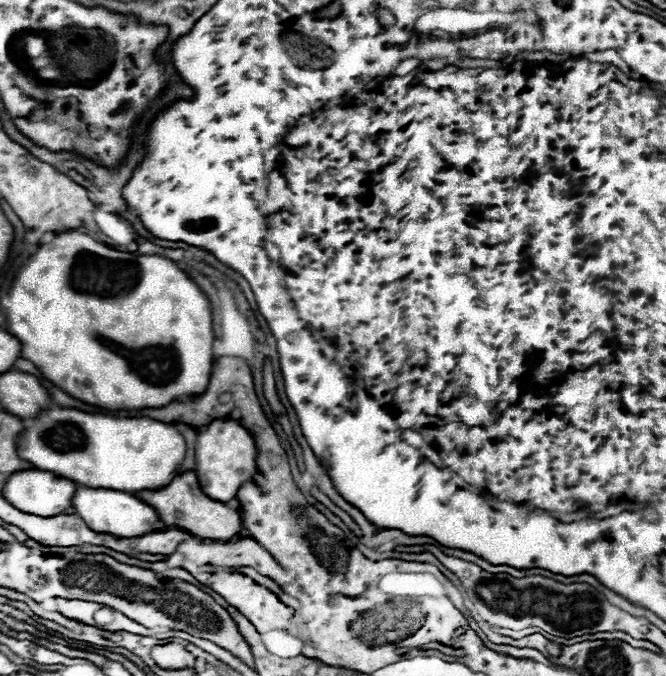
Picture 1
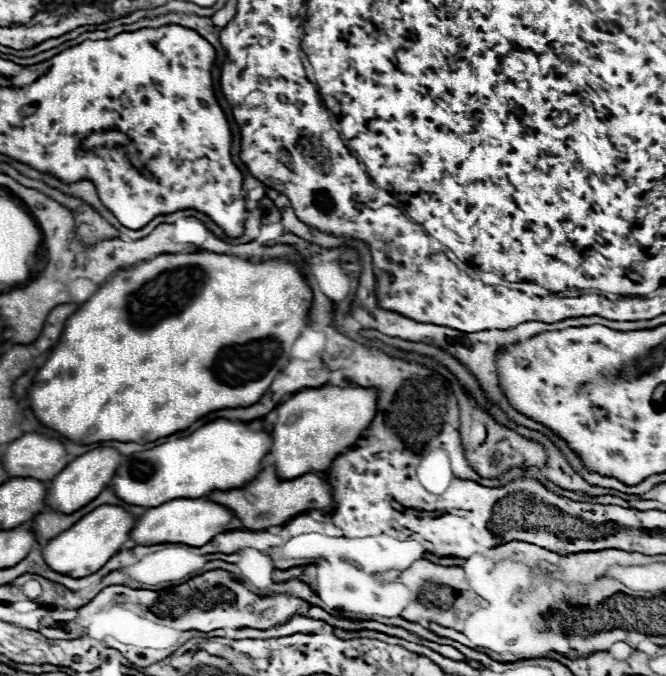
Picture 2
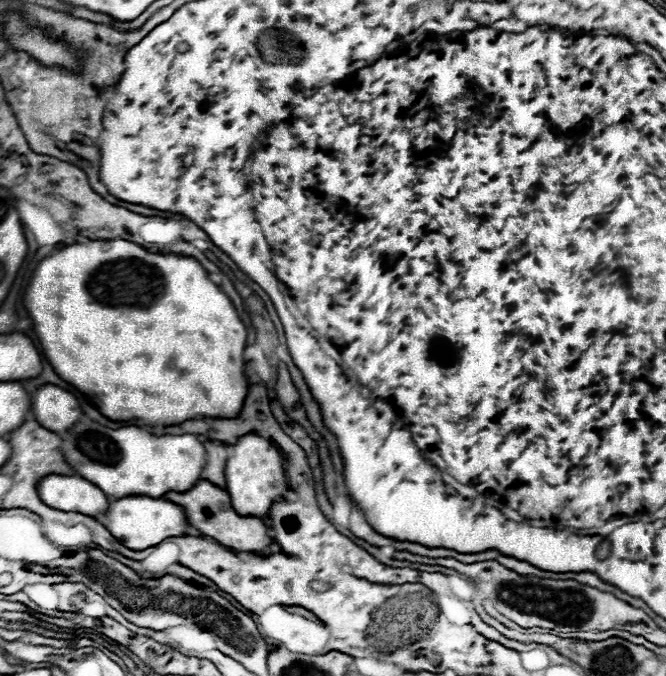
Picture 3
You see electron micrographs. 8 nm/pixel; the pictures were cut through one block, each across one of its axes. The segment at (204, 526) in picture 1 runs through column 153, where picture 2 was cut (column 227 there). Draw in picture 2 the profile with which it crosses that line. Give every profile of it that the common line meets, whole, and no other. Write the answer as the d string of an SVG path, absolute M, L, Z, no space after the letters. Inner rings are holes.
M268 466L244 488L226 490L226 492L216 490L208 496L208 500L216 500L218 504L224 504L226 508L230 508L246 528L264 530L270 526L280 526L300 512L314 510L314 508L320 510L320 508L330 506L332 504L332 486L316 474L302 474L292 480L280 480L276 476L276 468Z

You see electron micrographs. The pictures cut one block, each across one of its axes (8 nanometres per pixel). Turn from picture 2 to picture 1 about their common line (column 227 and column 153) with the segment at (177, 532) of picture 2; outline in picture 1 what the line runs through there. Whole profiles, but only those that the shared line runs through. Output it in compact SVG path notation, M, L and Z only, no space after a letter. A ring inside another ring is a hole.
M80 486L76 496L72 498L72 506L76 508L78 516L88 524L88 528L92 528L94 532L100 532L100 534L134 538L134 536L144 536L144 534L156 532L156 530L164 530L164 522L160 520L158 512L130 492Z

